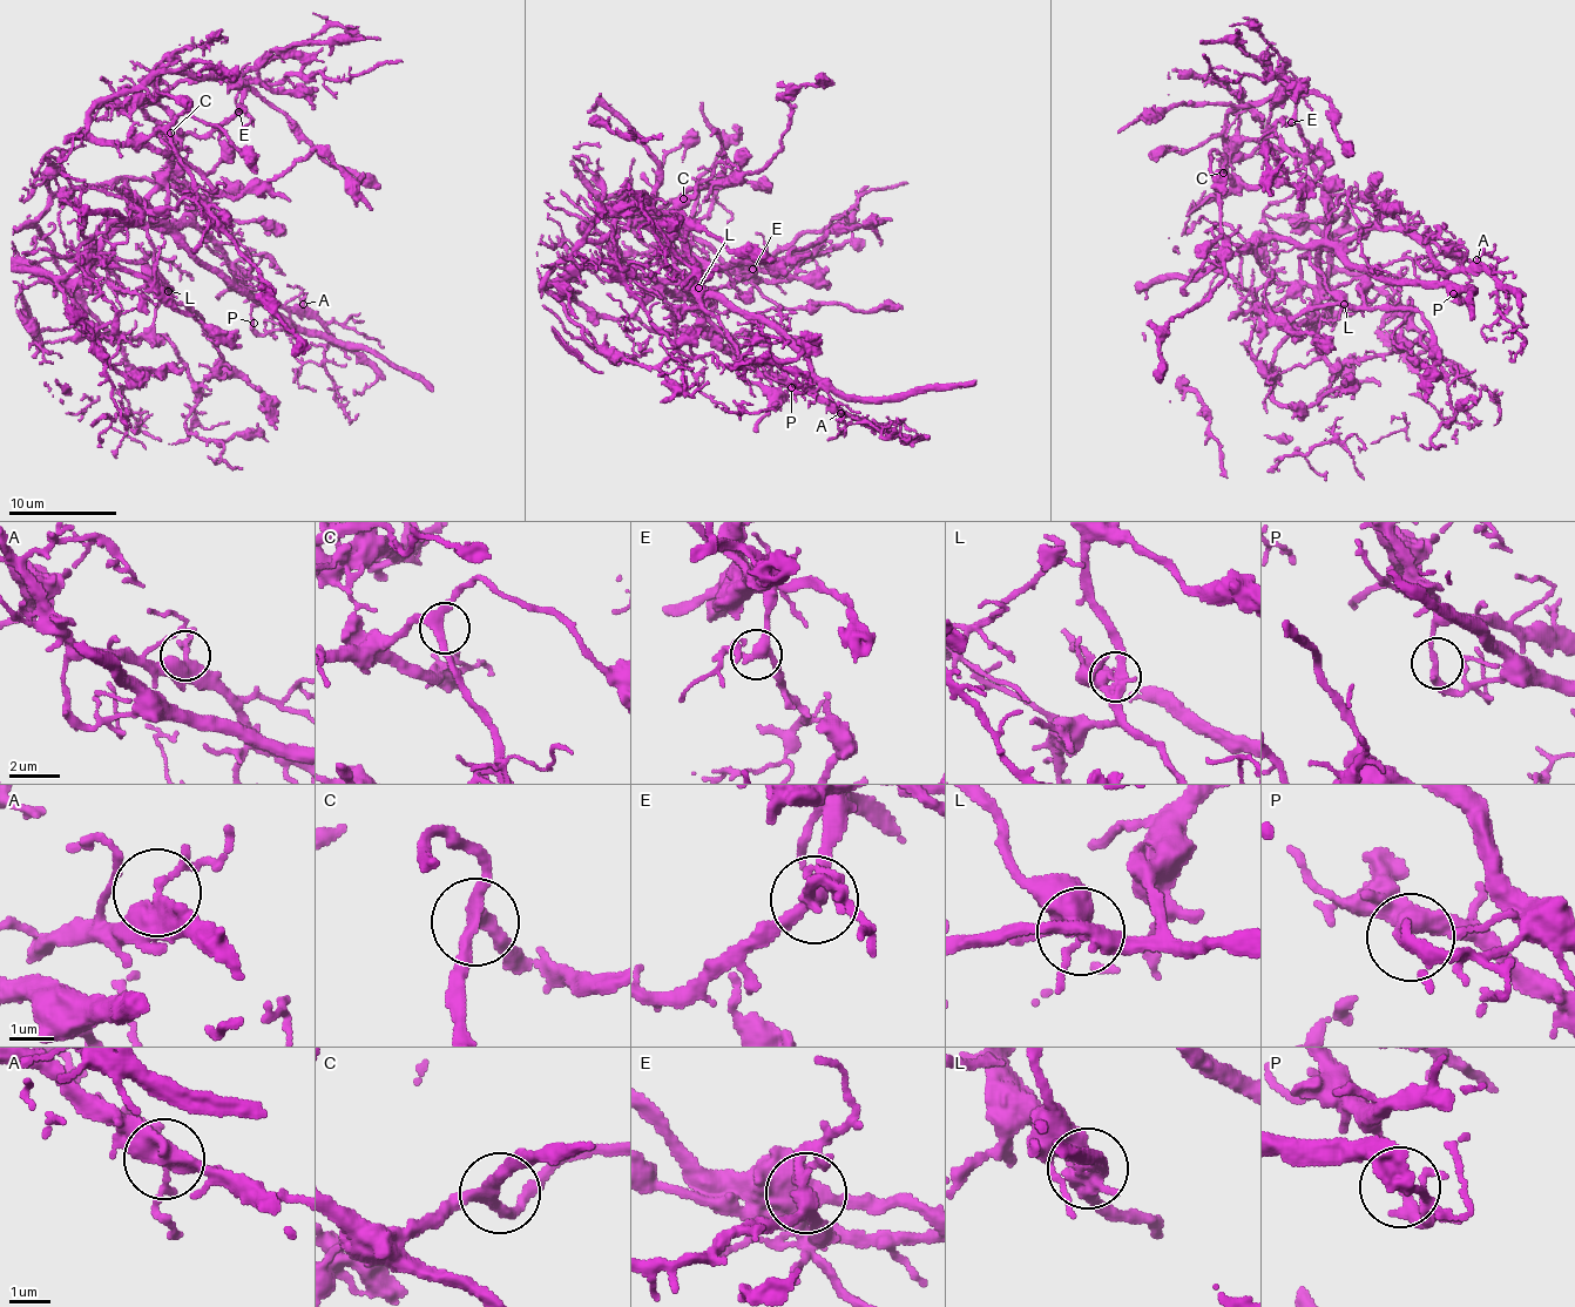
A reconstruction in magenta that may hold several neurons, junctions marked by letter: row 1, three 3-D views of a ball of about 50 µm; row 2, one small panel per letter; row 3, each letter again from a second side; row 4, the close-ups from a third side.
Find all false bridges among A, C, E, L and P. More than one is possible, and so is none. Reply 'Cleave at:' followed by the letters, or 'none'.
Cleave at: L, P

